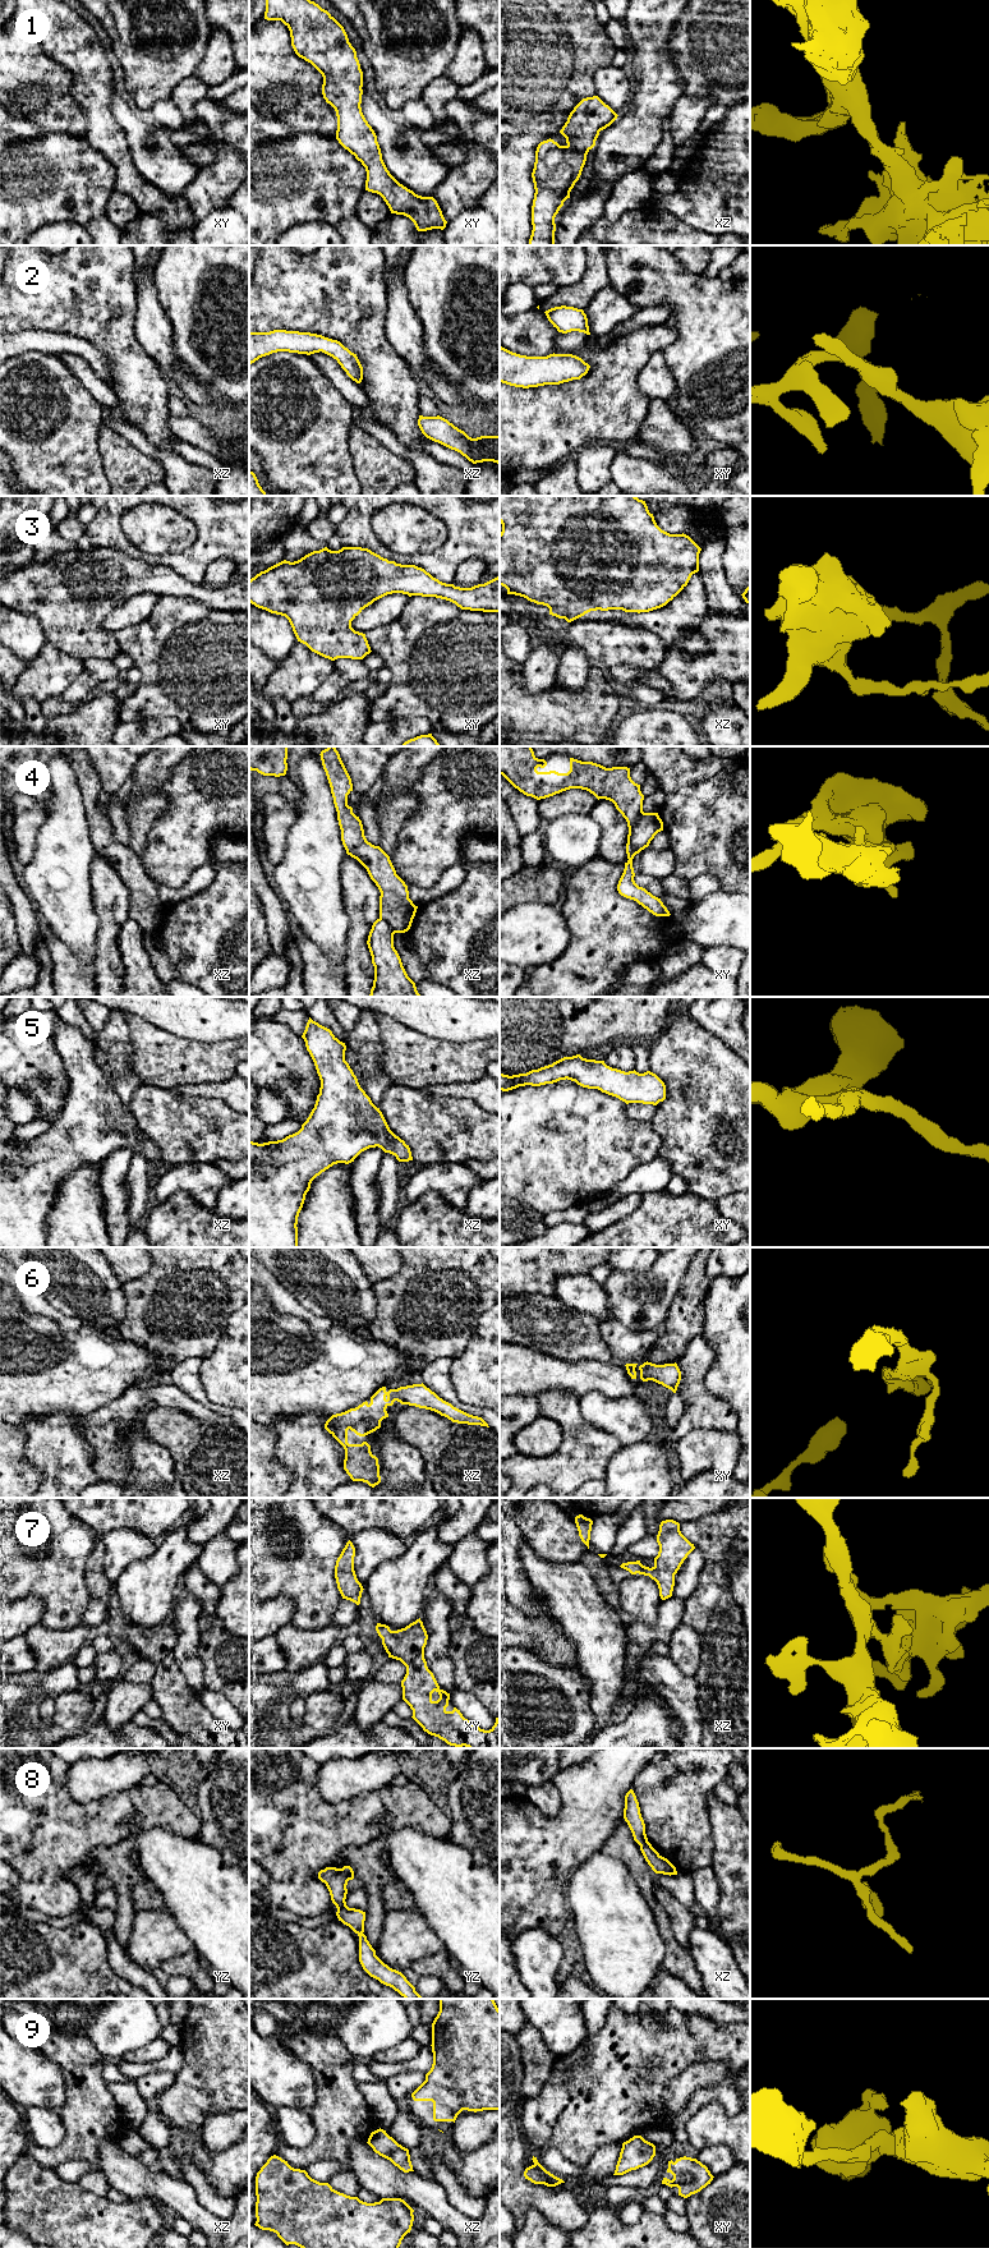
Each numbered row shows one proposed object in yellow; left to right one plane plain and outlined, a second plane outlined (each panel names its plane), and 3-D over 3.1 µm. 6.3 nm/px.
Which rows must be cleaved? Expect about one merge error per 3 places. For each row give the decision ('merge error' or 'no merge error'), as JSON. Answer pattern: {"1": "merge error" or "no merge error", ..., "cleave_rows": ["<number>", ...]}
{"1": "no merge error", "2": "no merge error", "3": "no merge error", "4": "merge error", "5": "no merge error", "6": "no merge error", "7": "no merge error", "8": "merge error", "9": "no merge error", "cleave_rows": ["4", "8"]}

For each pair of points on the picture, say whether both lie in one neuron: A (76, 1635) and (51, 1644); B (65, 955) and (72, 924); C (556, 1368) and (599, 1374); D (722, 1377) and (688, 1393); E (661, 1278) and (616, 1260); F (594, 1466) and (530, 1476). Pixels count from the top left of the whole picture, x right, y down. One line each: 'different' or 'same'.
A: same
B: different
C: same
D: different
E: different
F: same

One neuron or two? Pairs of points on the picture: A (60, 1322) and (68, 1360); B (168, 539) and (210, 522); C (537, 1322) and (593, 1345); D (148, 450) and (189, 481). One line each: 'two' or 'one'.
A: two
B: two
C: one
D: one

